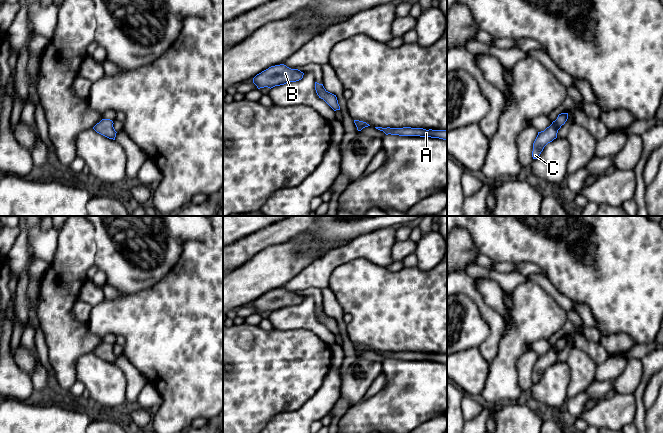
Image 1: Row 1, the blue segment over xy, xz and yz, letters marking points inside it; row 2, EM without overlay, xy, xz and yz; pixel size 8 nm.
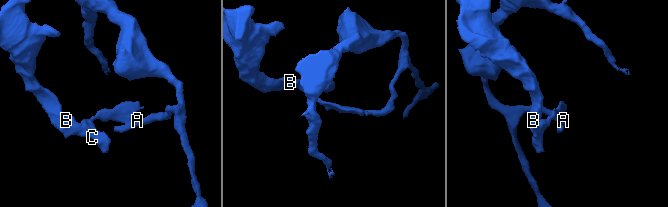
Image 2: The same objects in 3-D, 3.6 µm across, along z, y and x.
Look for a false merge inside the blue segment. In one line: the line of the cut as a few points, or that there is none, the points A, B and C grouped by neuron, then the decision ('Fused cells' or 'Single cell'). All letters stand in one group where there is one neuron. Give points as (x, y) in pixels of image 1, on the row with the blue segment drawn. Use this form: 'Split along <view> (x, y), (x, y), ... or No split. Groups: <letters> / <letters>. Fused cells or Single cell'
Split along yz (552, 123), (561, 125). Groups: A / B C. Fused cells

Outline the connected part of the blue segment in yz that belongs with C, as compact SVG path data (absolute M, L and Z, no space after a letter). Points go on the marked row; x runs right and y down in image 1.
M556 119L544 131L538 132L538 135L533 143L533 151L532 151L533 159L537 159L540 156L541 152L543 151L544 147L548 143L552 142L554 139L557 138L558 130L562 126L557 123L558 121L559 120Z

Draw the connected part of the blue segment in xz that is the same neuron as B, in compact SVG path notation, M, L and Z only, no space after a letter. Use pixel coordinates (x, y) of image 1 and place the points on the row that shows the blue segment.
M284 64L271 66L257 74L253 78L253 83L258 89L284 85L288 82L296 82L303 78L304 73L298 69L291 69Z

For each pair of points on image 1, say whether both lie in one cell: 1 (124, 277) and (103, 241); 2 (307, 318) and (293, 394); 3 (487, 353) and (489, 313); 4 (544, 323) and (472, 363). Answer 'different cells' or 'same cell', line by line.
1: same cell
2: different cells
3: same cell
4: different cells

